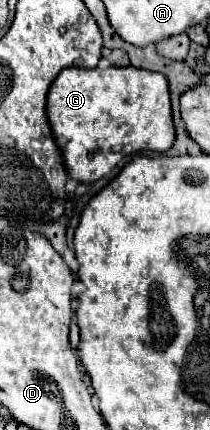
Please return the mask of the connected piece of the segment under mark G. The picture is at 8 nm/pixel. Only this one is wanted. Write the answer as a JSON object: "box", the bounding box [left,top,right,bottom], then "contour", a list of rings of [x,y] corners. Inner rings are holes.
{"box":[47,66,175,184],"contour":[[[133,66],[63,69],[63,72],[53,80],[51,90],[47,94],[47,120],[49,120],[53,138],[63,154],[63,164],[67,166],[69,178],[81,184],[97,182],[99,178],[109,174],[121,158],[133,152],[143,152],[143,150],[167,152],[175,138],[167,78],[159,72],[139,70]]]}

